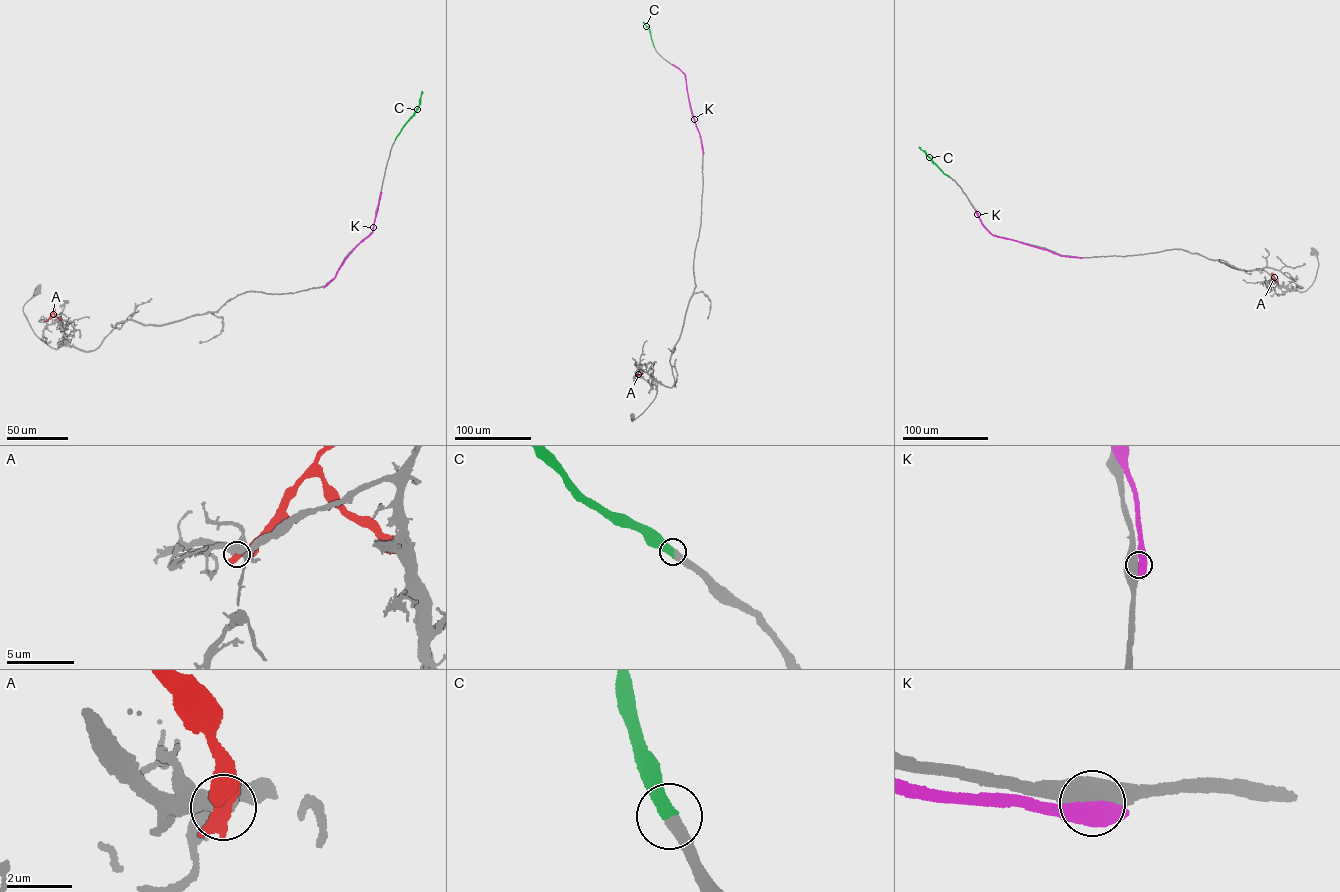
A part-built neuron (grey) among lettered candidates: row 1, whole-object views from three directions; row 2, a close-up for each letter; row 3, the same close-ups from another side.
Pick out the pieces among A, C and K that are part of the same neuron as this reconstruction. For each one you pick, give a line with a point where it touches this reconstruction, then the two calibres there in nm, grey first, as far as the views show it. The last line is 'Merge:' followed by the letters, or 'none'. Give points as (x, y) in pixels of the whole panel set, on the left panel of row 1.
C: Touches grey at (395, 139). Thickness 380 nm (grey) against 400 nm
Merge: C

